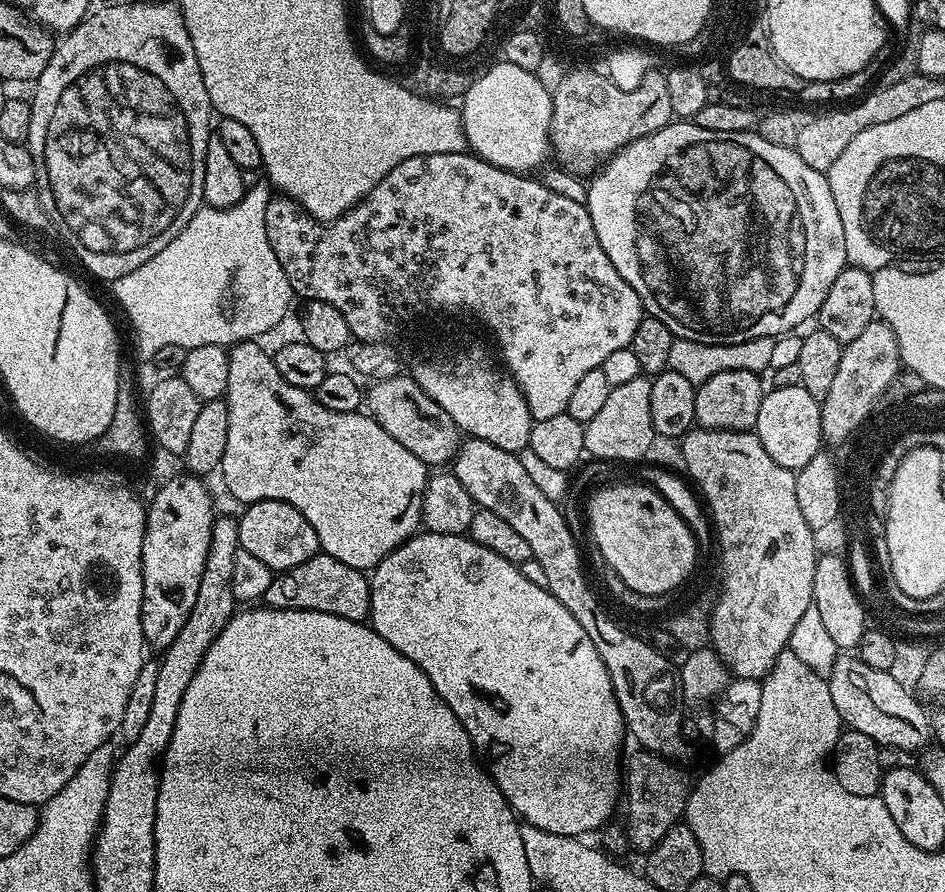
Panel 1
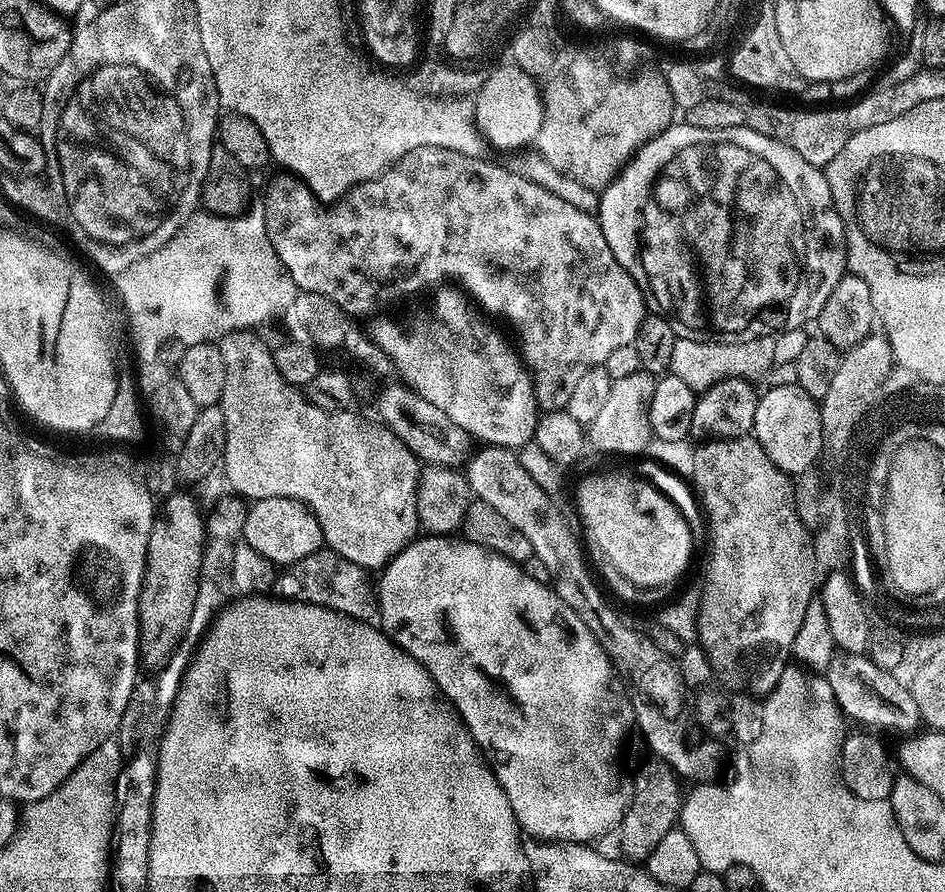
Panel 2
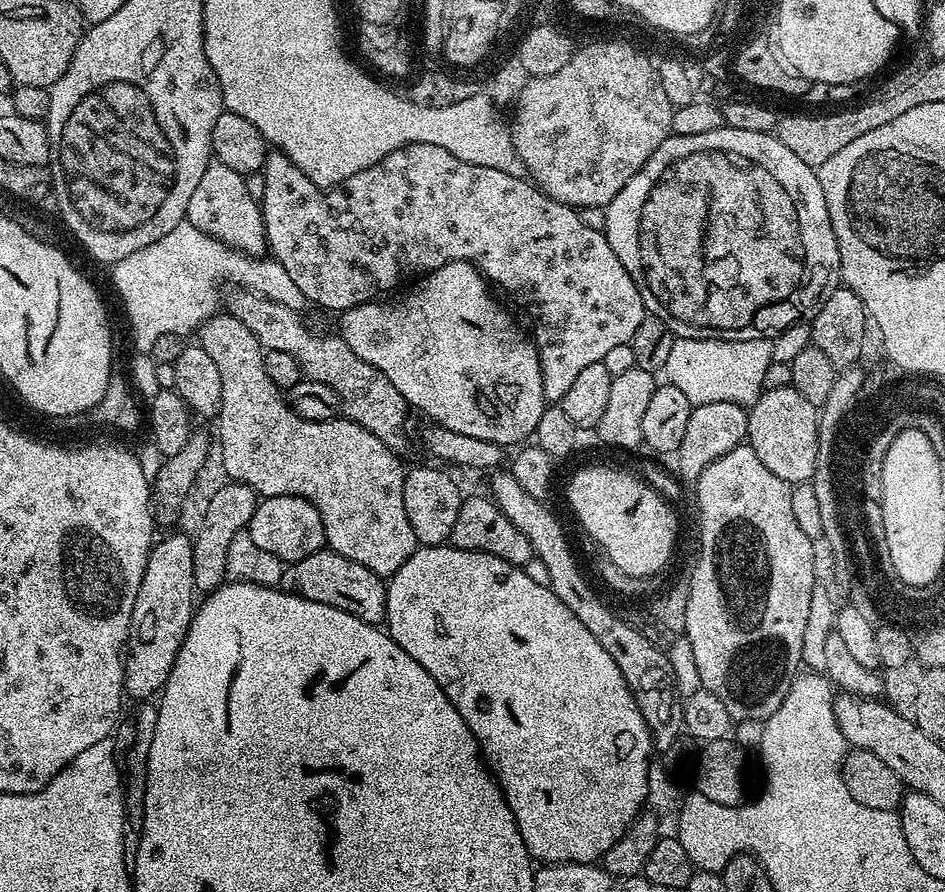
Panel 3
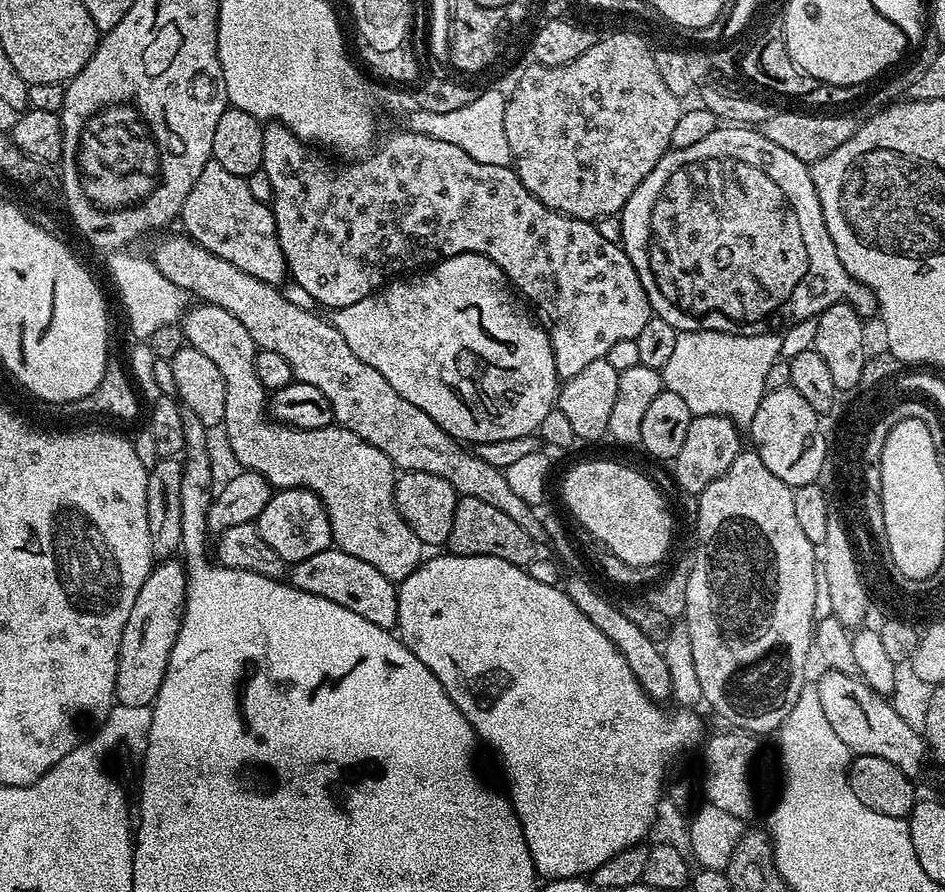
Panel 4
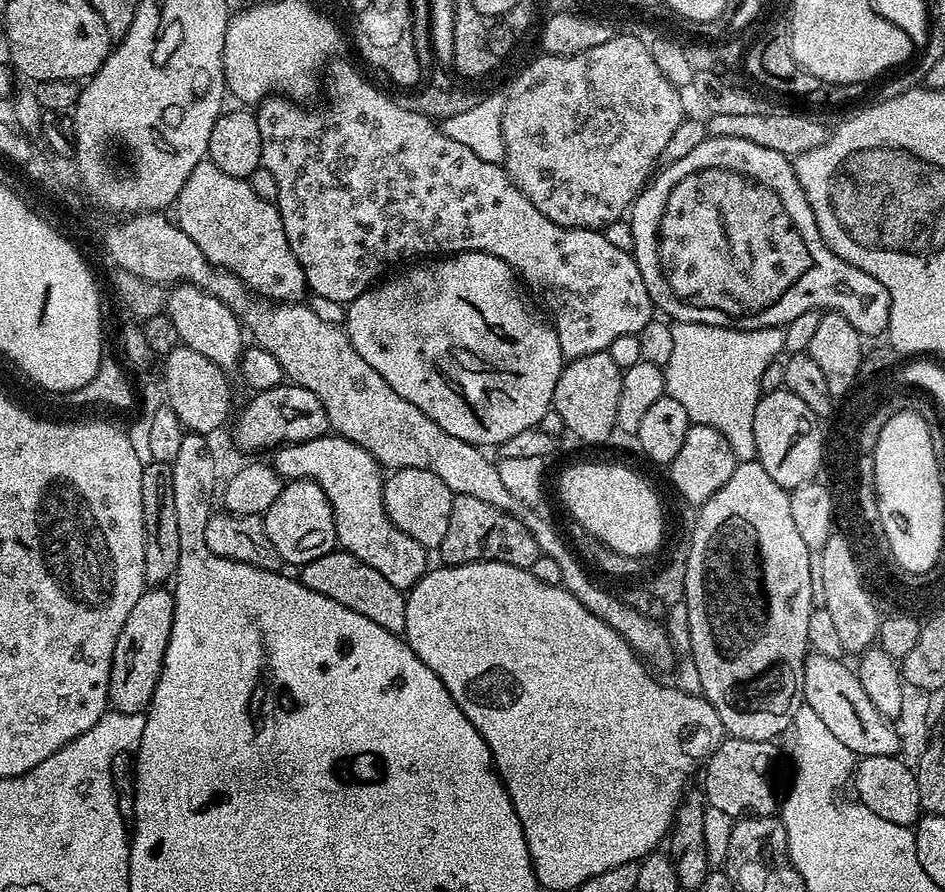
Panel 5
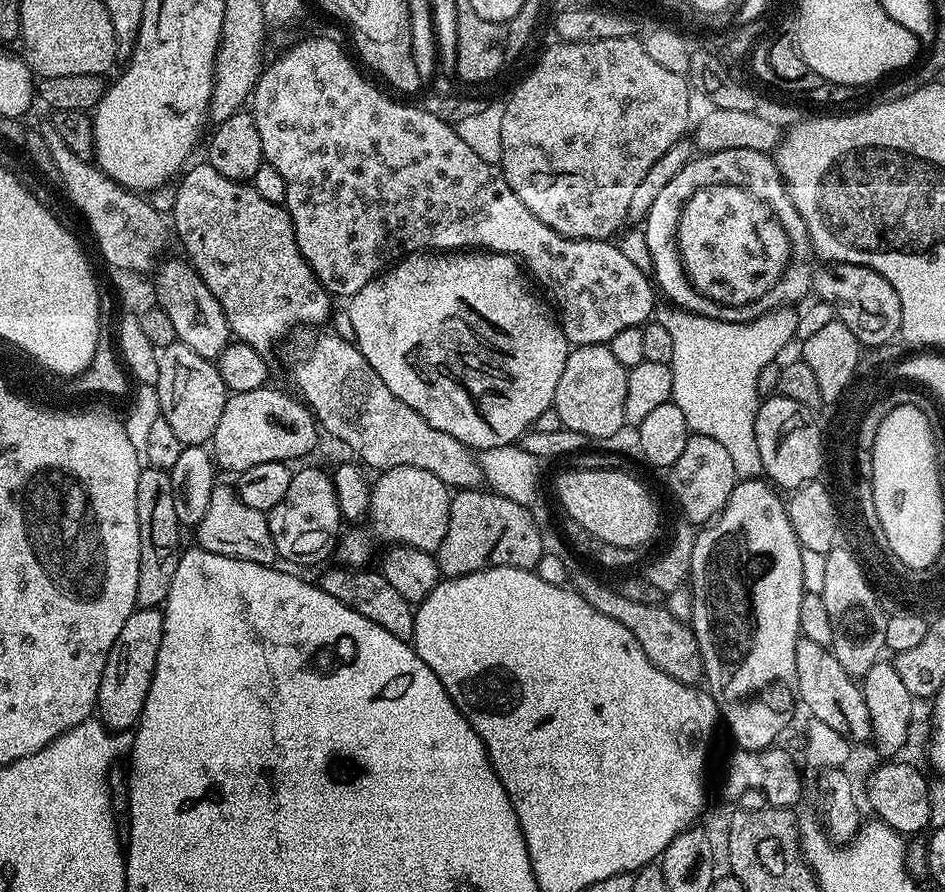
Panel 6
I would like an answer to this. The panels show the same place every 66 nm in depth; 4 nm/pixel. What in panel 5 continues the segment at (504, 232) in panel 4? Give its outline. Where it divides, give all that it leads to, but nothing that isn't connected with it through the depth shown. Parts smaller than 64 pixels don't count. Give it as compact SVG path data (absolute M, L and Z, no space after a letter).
M333 59L327 65L328 77L325 80L323 77L322 80L322 88L324 86L328 91L328 104L322 105L321 108L303 108L300 105L303 103L287 95L273 94L261 100L254 112L258 122L258 134L262 134L260 163L266 170L270 170L270 174L274 174L274 182L278 182L278 194L274 203L276 209L280 211L282 226L290 242L290 250L294 250L294 258L298 258L302 266L304 282L309 293L321 295L323 298L347 306L357 300L367 288L373 287L385 275L383 272L399 260L411 261L413 258L428 258L433 254L485 252L494 254L494 258L502 258L502 262L506 262L516 271L517 277L527 285L530 292L532 287L531 295L549 313L552 311L556 315L554 327L558 334L558 342L568 360L577 360L595 352L606 352L610 342L614 342L614 338L637 335L642 330L642 326L646 326L646 322L654 318L654 305L646 290L646 282L642 282L642 270L638 270L636 258L631 252L621 248L617 241L607 240L604 237L607 235L603 231L594 228L567 228L558 226L558 222L550 222L550 218L546 218L546 214L542 214L542 210L538 210L538 206L534 206L534 202L530 202L530 198L526 198L526 194L518 190L518 186L509 178L508 172L500 164L478 158L469 147L448 137L437 121L404 109L399 99L391 100L386 93L379 92L354 65L347 64L344 60L335 60Z

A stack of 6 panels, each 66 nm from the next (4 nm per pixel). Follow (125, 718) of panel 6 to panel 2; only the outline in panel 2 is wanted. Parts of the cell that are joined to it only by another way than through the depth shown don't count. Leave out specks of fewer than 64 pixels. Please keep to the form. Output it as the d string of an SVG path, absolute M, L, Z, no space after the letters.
M172 494L163 501L163 504L162 515L153 523L150 530L150 542L144 563L144 581L140 587L140 601L138 602L140 664L153 670L163 668L176 652L176 648L184 641L184 631L188 629L190 614L194 610L194 594L198 594L198 574L202 570L202 554L204 553L205 517L202 512L200 516L195 502L188 496Z

